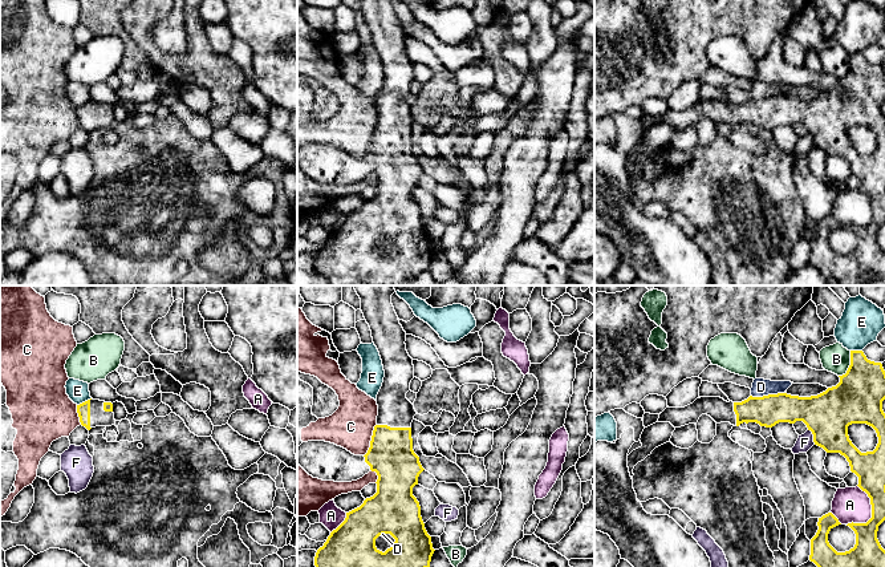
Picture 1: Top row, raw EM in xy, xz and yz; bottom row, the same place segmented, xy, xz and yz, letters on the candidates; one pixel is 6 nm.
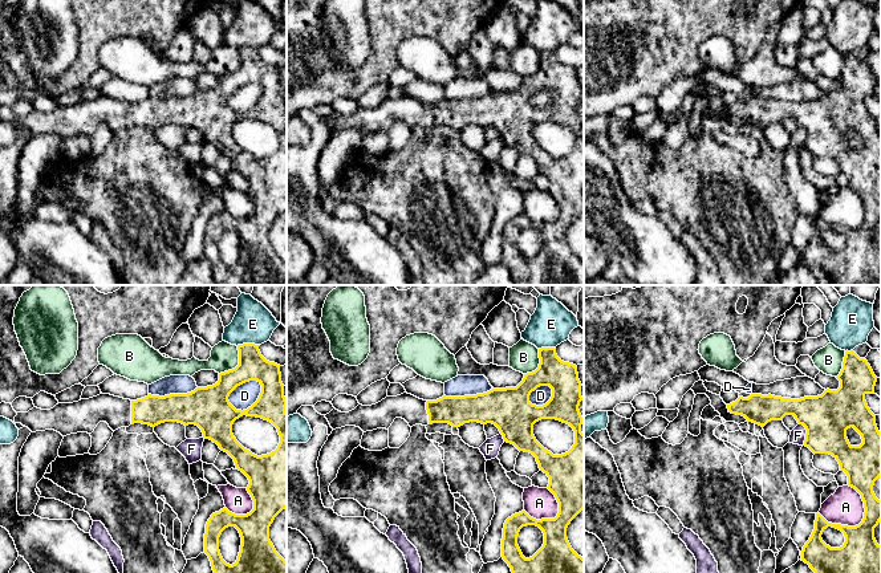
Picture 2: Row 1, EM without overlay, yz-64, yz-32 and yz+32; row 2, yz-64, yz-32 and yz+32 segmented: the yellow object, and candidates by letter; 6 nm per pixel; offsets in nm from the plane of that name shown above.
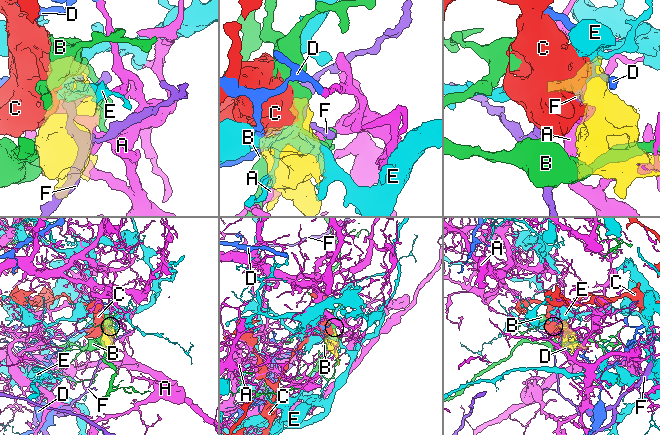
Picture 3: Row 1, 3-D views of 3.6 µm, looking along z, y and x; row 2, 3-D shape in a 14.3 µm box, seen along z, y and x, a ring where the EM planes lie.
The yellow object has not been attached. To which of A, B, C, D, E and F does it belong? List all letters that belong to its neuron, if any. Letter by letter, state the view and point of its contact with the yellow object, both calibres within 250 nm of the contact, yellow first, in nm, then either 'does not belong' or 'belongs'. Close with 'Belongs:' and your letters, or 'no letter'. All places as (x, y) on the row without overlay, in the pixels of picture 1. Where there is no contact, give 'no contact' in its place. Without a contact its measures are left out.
A: contact yz (872, 215); calibres 190 and 220 nm; does not belong
B: contact yz (849, 68); calibres 300 and 170 nm; does not belong
C: contact xz (372, 142); calibres 280 and 280 nm; does not belong
D: contact yz (768, 97); calibres 190 and 110 nm; does not belong
E: contact xy (85, 104); calibres 80 and 130 nm; does not belong
F: contact yz (814, 140); calibres 280 and 100 nm; does not belong
Belongs: no letter

